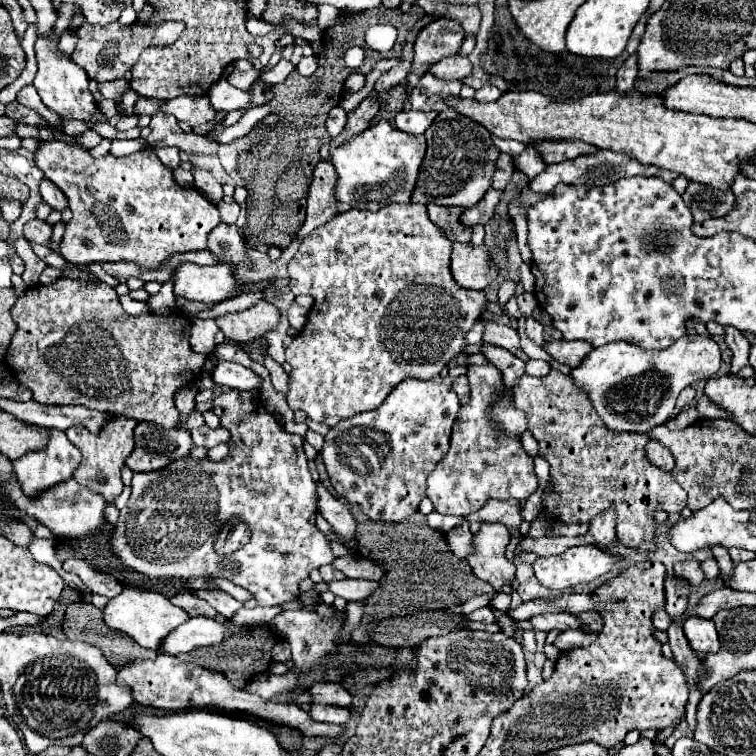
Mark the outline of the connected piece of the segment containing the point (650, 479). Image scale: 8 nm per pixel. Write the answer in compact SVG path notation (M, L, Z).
M551 370L547 376L529 376L523 374L517 378L513 386L513 400L515 408L527 412L529 432L539 442L539 456L543 456L551 466L551 494L543 494L543 510L549 518L575 524L575 522L589 522L599 512L605 512L609 506L615 508L617 520L615 530L619 542L633 550L633 552L653 552L655 546L655 510L665 512L681 512L687 506L687 492L683 490L675 478L653 464L643 456L643 444L649 442L645 434L615 434L607 432L603 424L599 424L599 416L591 412L591 404L587 404L587 396L583 390L575 390L571 378L557 370Z

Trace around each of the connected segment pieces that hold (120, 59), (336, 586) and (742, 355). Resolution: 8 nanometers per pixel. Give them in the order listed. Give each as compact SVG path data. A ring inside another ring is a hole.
M117 22L107 24L107 26L93 26L93 24L83 24L77 32L79 40L75 46L75 52L71 54L71 60L81 66L87 76L95 82L109 82L109 80L119 80L125 76L127 70L133 68L133 64L139 60L141 52L147 46L171 46L179 40L185 24L183 22L163 22L155 28L135 22L131 26L119 26Z
M345 578L341 582L335 580L335 582L327 584L329 592L333 592L335 596L343 596L347 602L349 600L365 600L377 588L379 588L379 584L373 580L353 580L353 578Z
M725 328L725 342L729 346L729 350L733 352L733 360L731 360L731 374L737 374L743 366L749 364L749 340L737 330L737 328Z

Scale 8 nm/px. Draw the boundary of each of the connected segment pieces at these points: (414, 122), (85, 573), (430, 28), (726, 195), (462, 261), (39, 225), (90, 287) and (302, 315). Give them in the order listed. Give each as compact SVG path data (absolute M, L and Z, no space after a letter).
M401 110L395 116L395 126L409 134L423 134L431 122L437 118L437 112L417 112L417 110Z
M65 560L65 562L63 562L63 570L77 574L77 576L83 580L83 584L87 584L87 588L89 588L93 594L101 594L101 596L113 598L115 594L121 592L121 584L115 582L113 576L101 574L101 572L93 570L93 568L91 568L87 562L83 562L83 560Z
M439 18L427 24L427 28L423 28L415 40L415 60L407 76L407 92L415 88L431 64L445 56L455 56L463 44L463 38L463 26L453 18Z
M691 182L687 186L687 190L683 192L683 200L691 208L695 222L703 222L709 218L723 218L735 206L733 192L719 192L699 182Z
M453 244L449 268L453 280L469 290L483 290L497 276L497 268L491 264L489 252L483 246Z
M35 218L35 220L29 220L23 228L23 236L31 242L37 242L37 244L43 244L47 246L49 244L49 238L51 238L51 230L53 226L49 226L47 222Z
M59 278L49 286L39 284L27 288L17 298L11 316L17 330L5 352L5 362L19 384L33 392L35 402L59 406L79 404L89 410L131 416L137 422L155 422L163 428L175 428L179 424L179 410L173 402L175 390L197 380L205 362L203 354L191 350L191 320L183 312L163 316L143 312L131 316L121 308L117 292L111 286L103 282Z
M293 302L289 306L289 310L287 310L287 318L289 318L289 324L295 326L295 330L301 330L305 326L305 322L307 322L307 310Z

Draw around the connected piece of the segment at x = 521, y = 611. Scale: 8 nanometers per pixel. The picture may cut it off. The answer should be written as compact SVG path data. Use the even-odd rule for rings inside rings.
M539 600L539 602L523 602L521 606L515 608L513 612L513 620L529 620L533 614L541 614L541 612L547 612L547 610L553 610L545 600Z

